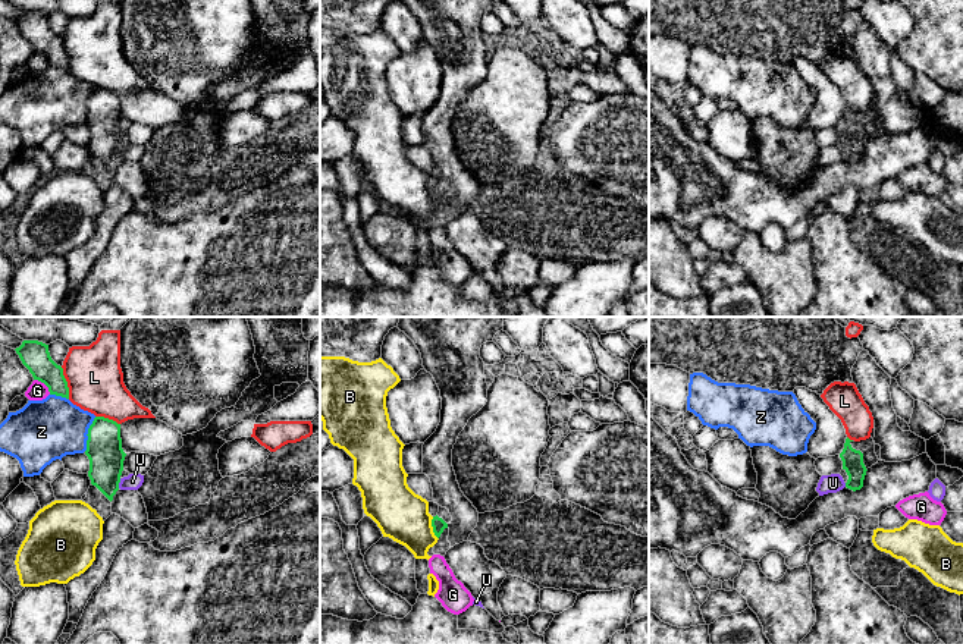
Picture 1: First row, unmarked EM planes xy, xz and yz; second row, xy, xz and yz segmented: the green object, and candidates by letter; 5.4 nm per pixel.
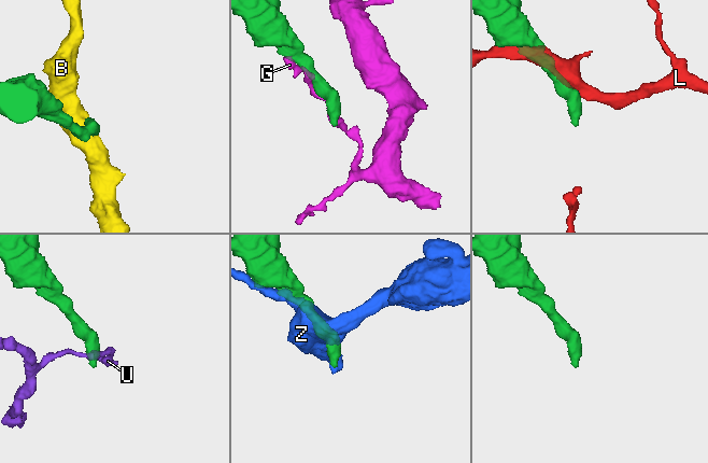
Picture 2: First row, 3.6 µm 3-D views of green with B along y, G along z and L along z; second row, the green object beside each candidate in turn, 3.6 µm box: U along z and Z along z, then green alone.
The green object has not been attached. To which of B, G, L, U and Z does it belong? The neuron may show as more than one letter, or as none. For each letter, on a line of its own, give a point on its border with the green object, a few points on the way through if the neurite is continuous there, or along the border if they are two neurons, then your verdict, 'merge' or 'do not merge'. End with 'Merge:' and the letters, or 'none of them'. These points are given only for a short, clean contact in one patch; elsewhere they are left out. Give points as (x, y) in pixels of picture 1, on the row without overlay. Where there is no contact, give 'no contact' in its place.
B: meets green in xz at (433, 200); border along xz (432, 188), (432, 203), (438, 210); do not merge
G: meets green in xy at (44, 55); do not merge
L: meets green in xy at (66, 55); do not merge
U: meets green in xy at (119, 153); border along xy (121, 150), (118, 159); do not merge
Z: meets green in xy at (87, 106); do not merge
Merge: none of them

